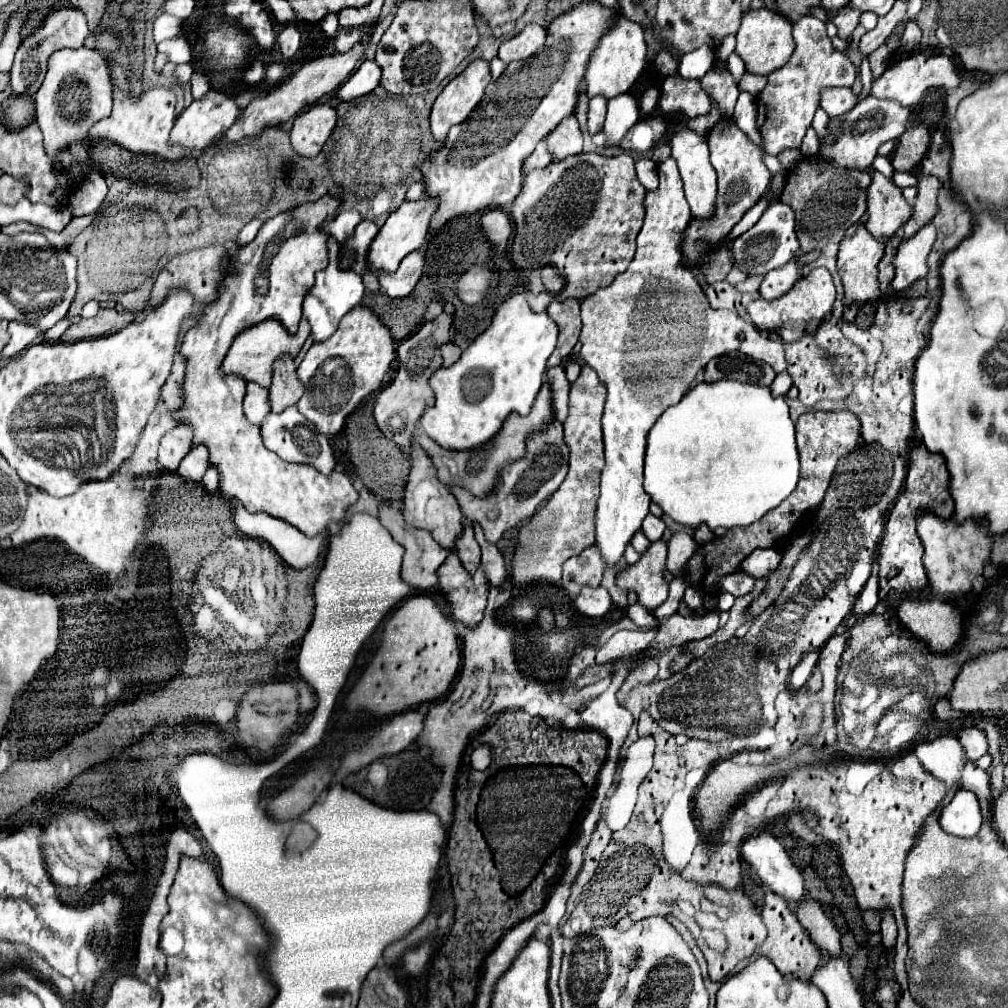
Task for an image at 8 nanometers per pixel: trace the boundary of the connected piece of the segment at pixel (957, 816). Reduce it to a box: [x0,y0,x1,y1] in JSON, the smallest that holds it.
[940,790,982,838]

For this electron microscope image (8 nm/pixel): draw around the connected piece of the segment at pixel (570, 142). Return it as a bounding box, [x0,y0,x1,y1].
[546,118,582,160]

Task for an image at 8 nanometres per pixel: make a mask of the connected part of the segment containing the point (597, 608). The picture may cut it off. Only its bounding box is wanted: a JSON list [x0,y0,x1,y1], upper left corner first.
[574,586,610,618]

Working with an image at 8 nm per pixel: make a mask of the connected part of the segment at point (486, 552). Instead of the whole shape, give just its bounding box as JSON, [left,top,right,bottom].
[474,524,506,588]

